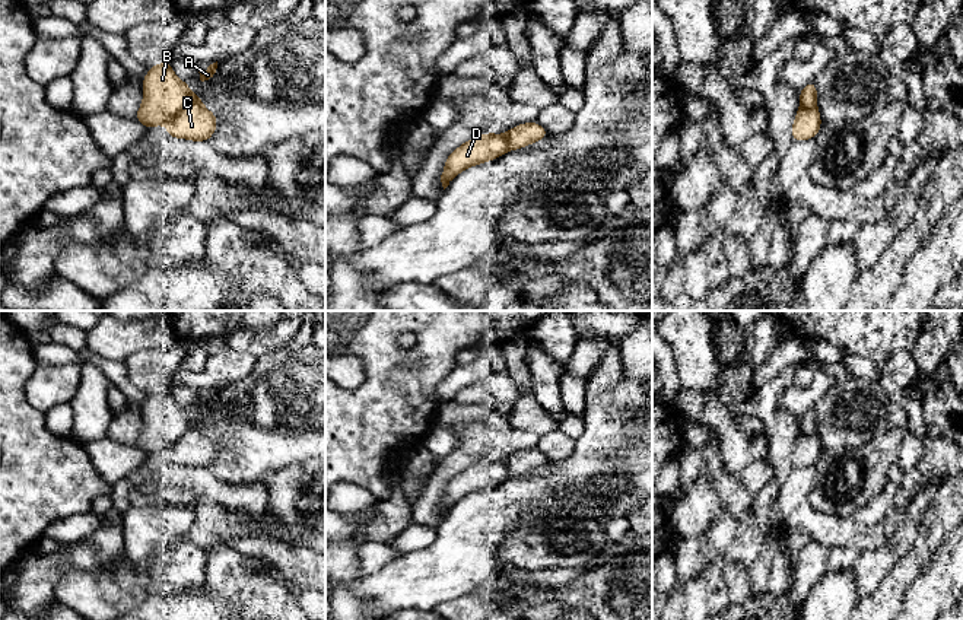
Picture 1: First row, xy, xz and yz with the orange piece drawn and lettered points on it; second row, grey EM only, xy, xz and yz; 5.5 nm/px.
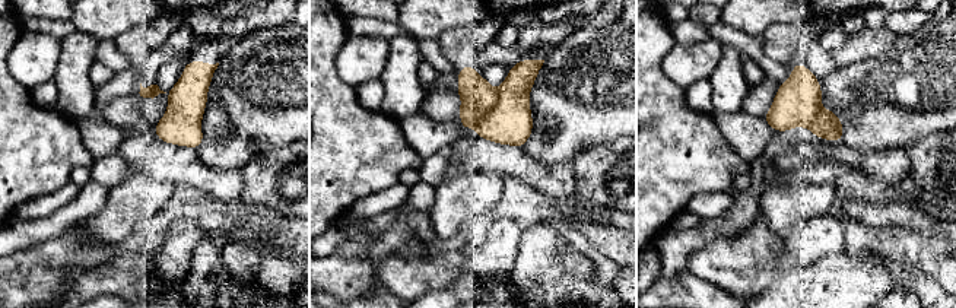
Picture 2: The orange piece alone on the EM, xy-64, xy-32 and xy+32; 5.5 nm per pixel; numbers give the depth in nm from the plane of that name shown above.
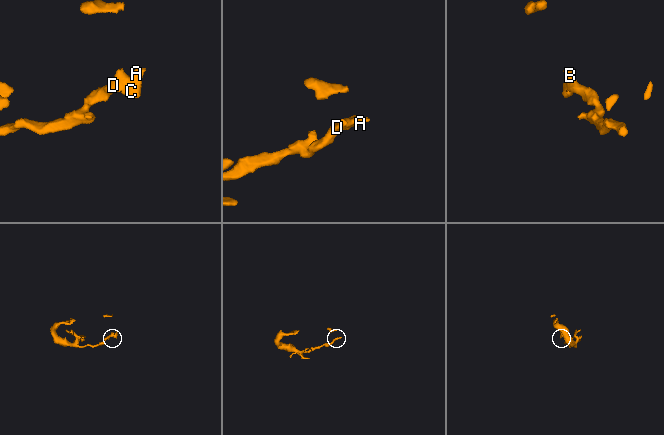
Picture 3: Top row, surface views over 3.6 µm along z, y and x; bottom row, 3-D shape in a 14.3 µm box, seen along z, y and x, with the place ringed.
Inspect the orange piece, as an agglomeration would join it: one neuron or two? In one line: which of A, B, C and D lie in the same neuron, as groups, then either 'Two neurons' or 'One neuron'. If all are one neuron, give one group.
Groups: A C / B D. Two neurons

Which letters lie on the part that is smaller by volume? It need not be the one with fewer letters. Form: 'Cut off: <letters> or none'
Cut off: A, C

